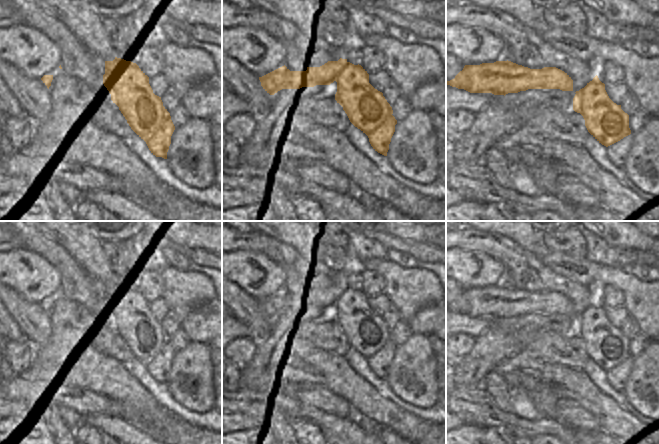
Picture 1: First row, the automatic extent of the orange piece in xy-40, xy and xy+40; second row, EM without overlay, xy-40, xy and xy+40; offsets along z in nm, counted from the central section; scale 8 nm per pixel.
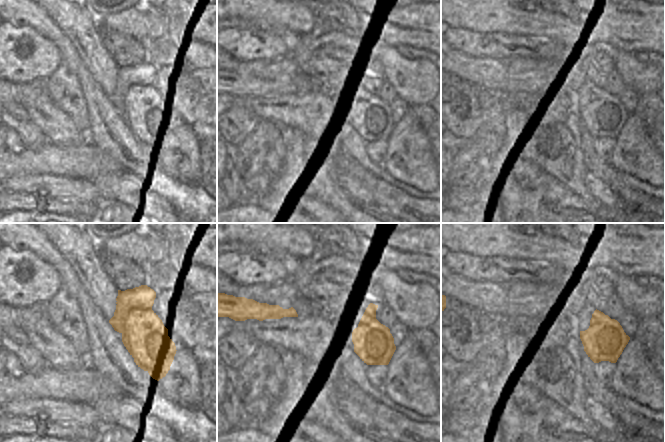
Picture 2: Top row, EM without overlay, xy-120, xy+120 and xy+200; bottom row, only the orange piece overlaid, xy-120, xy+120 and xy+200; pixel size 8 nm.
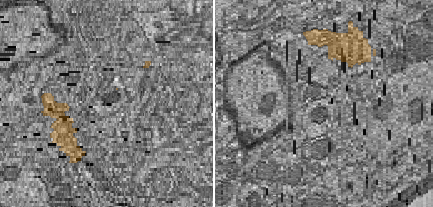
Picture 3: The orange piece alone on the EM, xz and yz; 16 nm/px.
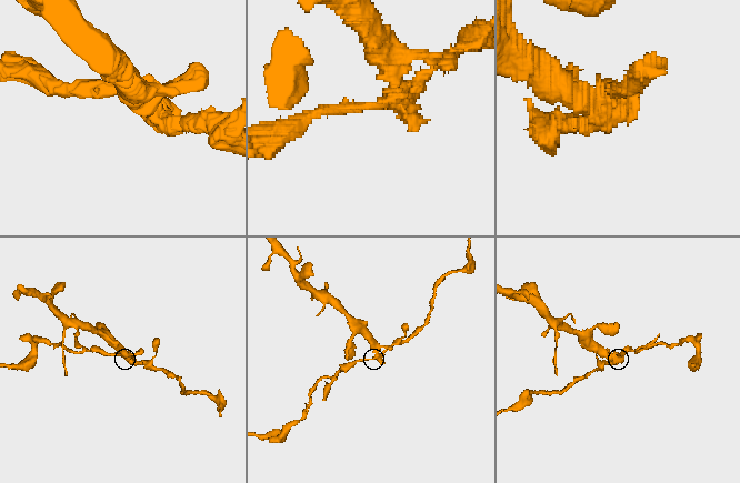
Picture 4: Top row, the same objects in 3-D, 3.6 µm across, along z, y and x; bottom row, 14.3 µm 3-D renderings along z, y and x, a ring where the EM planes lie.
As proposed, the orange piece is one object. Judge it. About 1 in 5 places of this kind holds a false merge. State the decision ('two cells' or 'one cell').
two cells

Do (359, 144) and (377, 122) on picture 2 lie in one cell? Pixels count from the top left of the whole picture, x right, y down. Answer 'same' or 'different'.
different

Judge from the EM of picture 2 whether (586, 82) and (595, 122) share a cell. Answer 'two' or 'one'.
two

